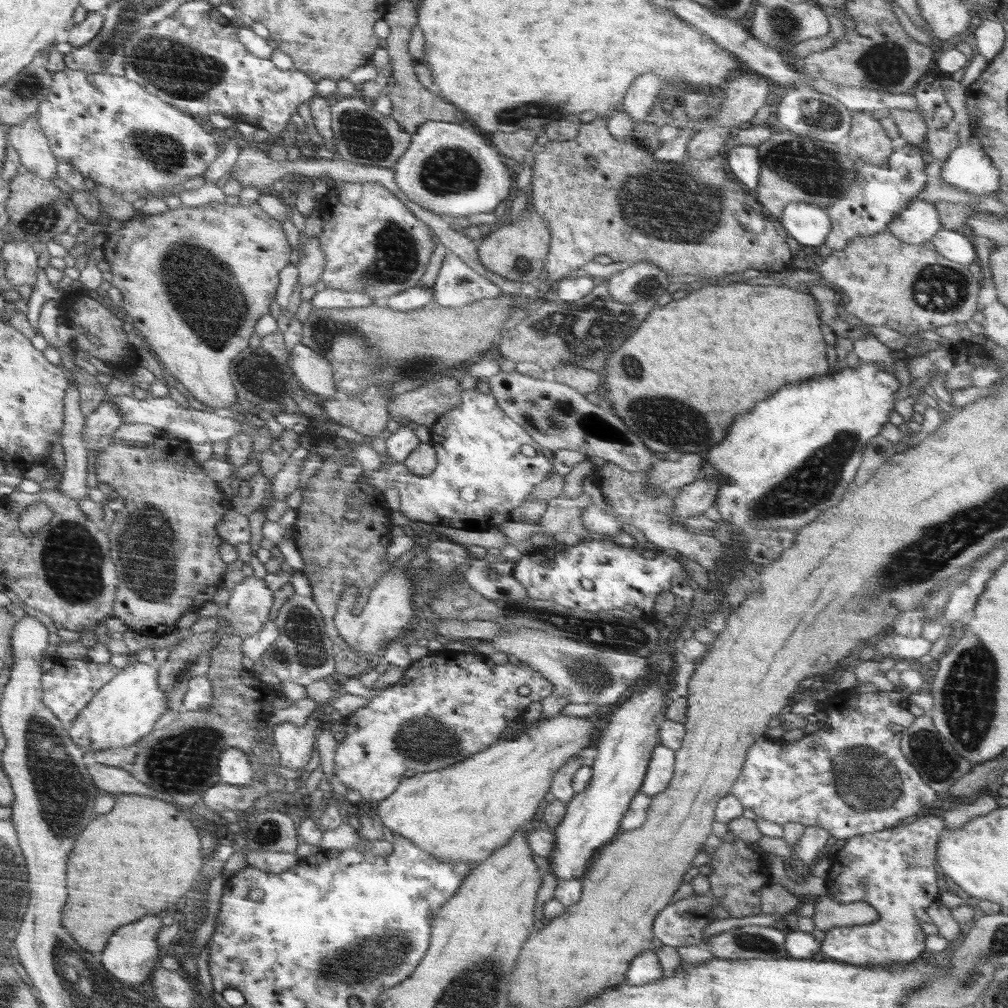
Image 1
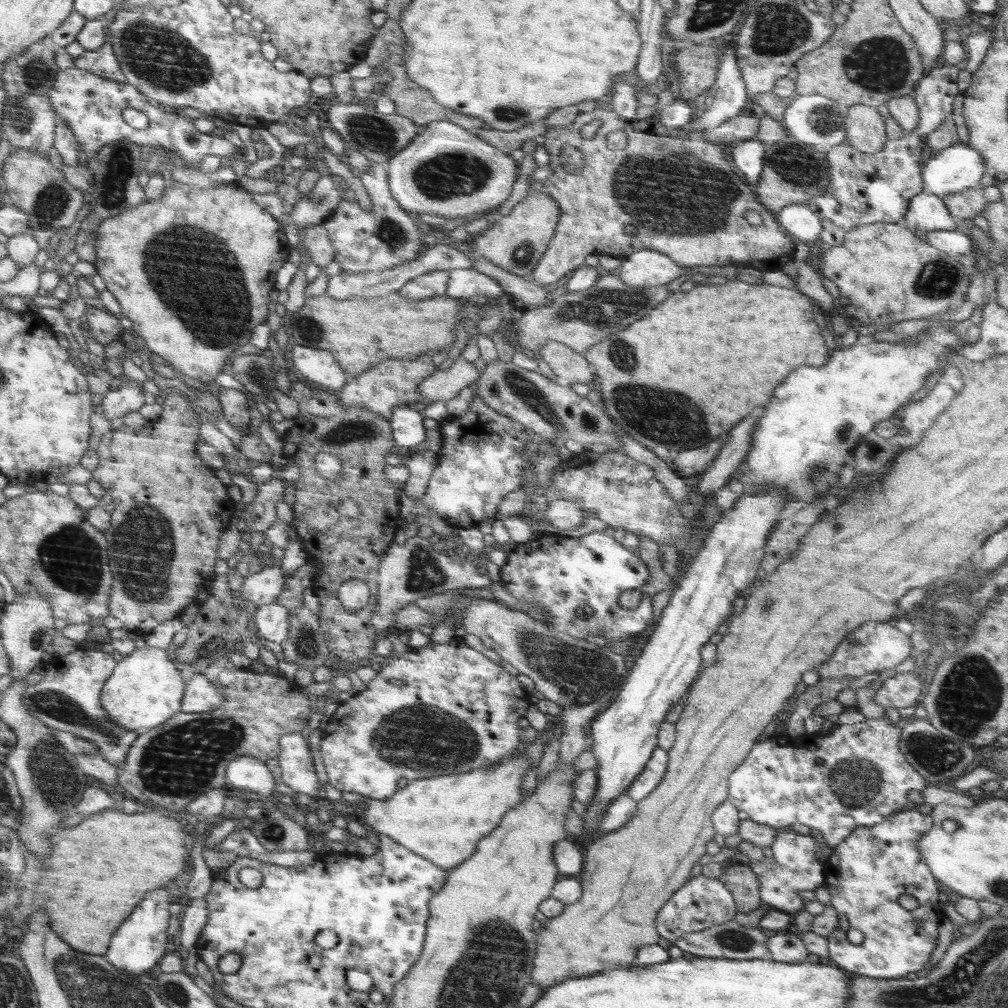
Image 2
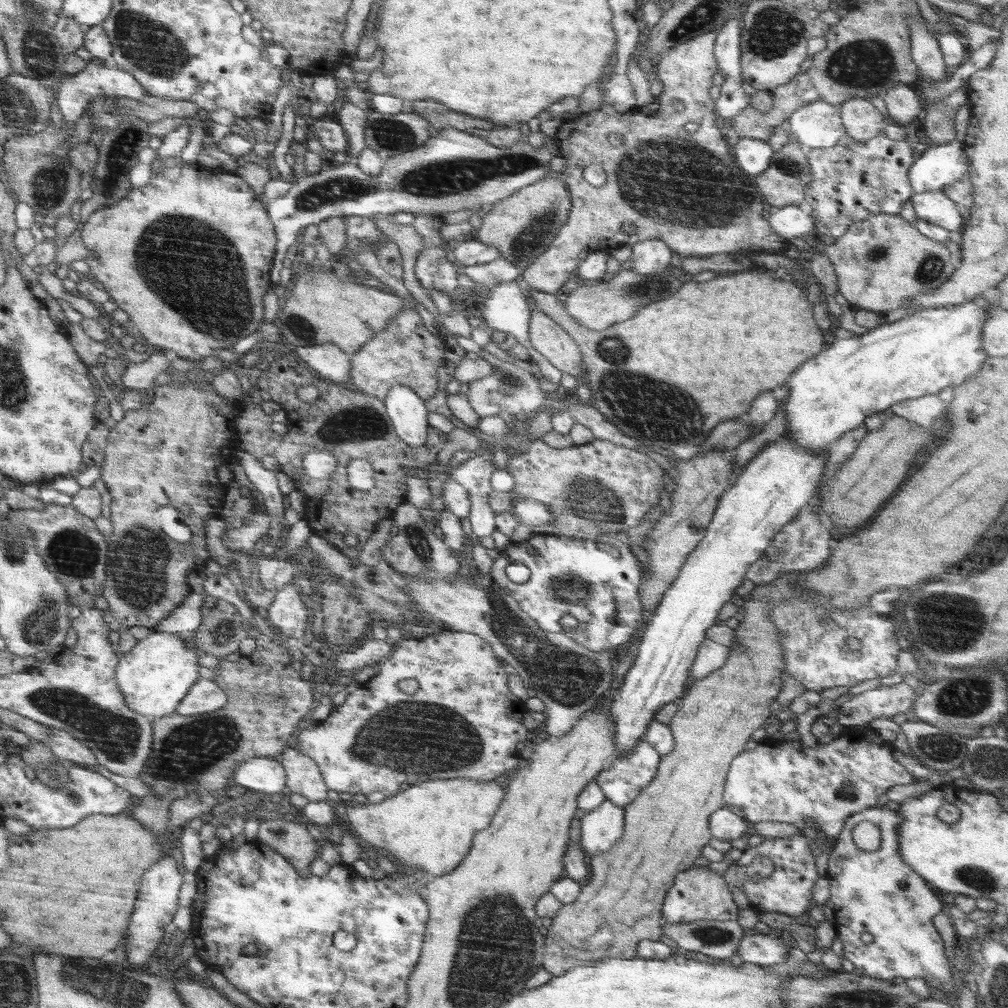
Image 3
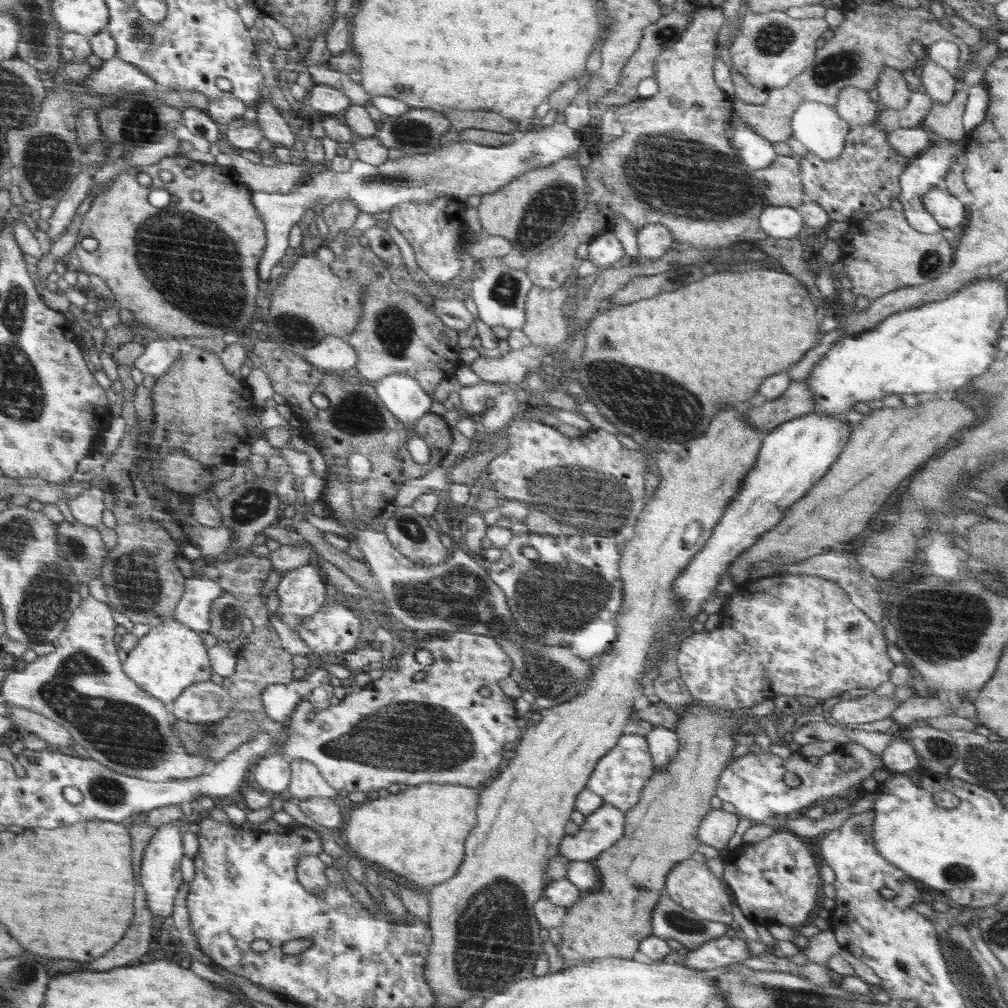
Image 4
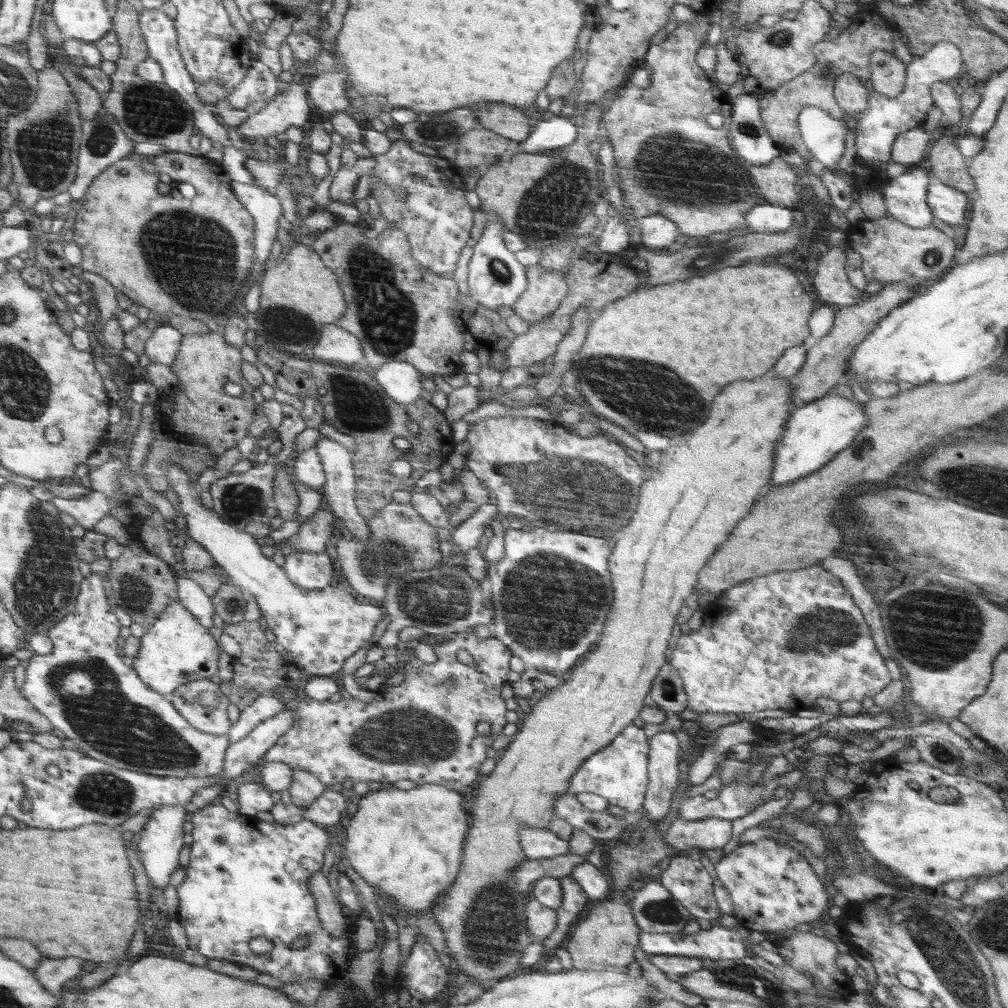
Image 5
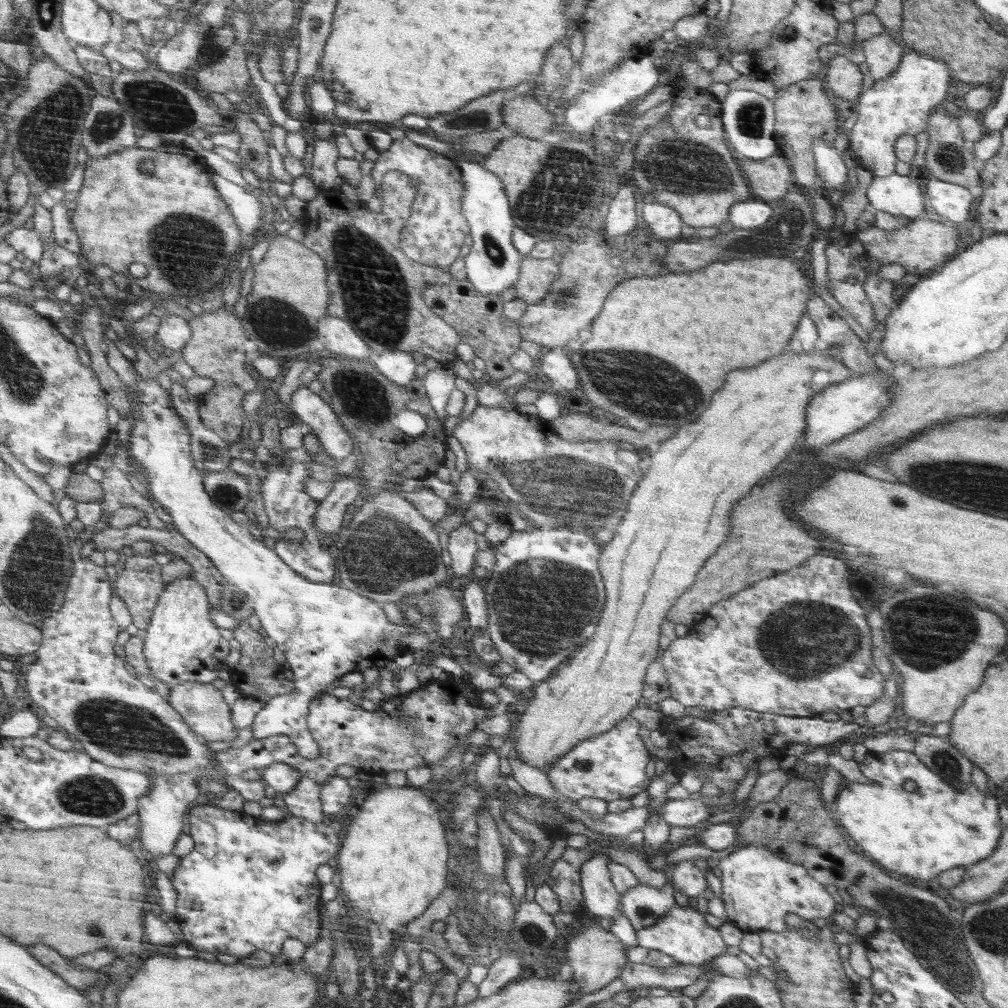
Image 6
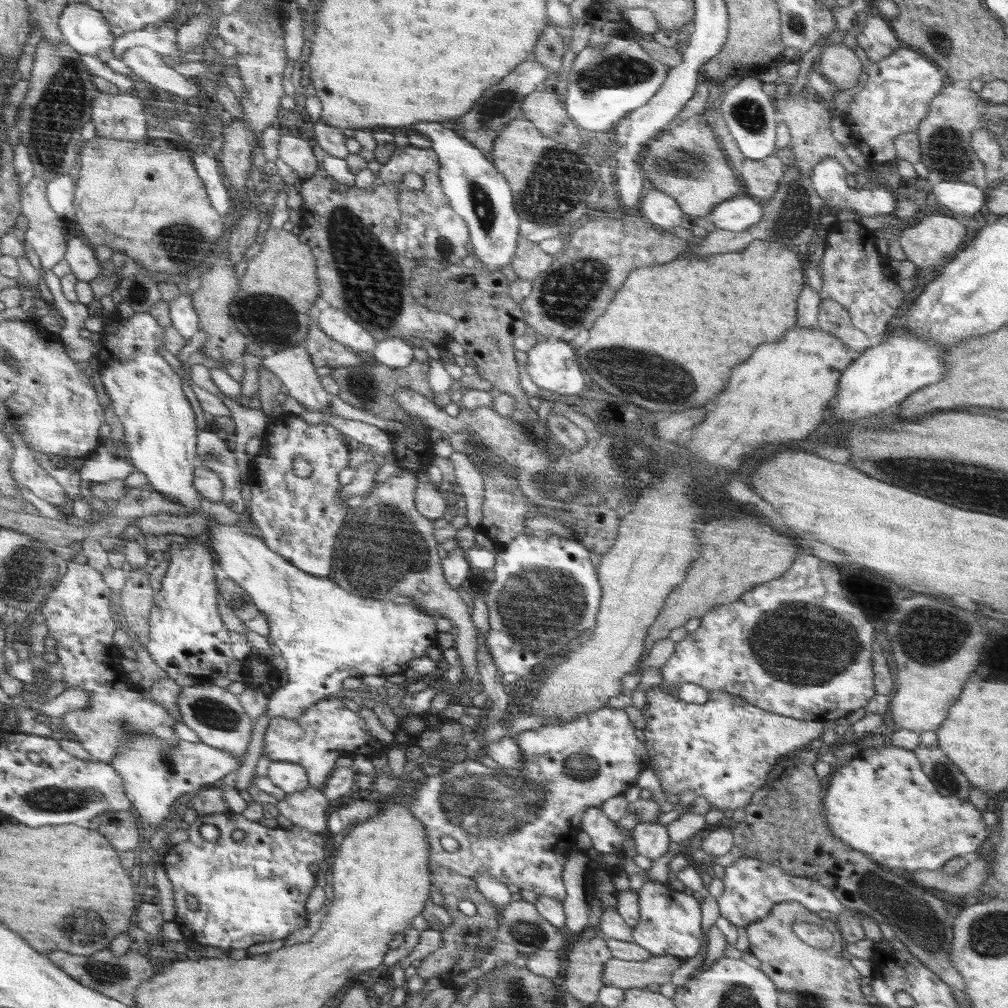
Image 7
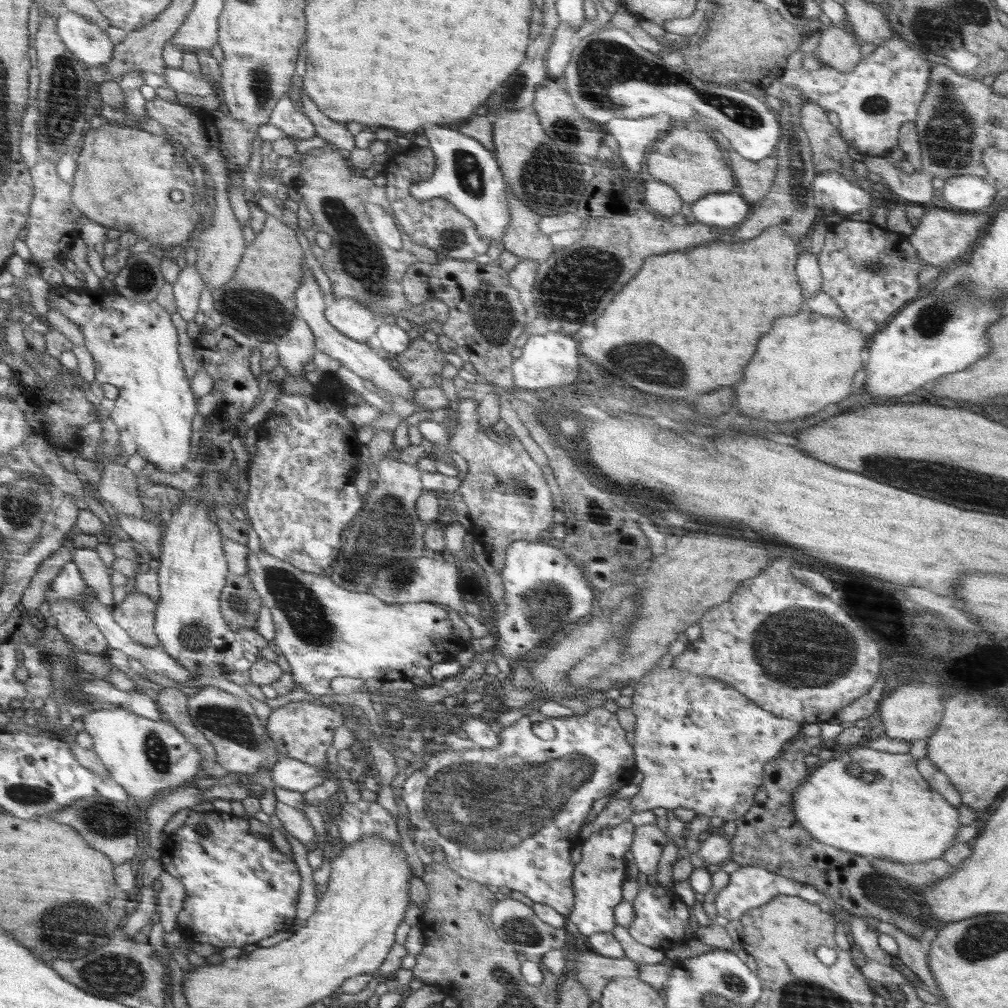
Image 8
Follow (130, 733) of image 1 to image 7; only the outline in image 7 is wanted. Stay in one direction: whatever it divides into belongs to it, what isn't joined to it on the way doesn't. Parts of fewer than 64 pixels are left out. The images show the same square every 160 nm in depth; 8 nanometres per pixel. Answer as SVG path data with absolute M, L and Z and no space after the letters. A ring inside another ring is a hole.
M192 541L172 546L167 551L169 562L161 589L149 619L151 629L145 644L151 659L181 688L209 684L212 678L226 676L232 662L230 636L218 614L214 559L204 543Z

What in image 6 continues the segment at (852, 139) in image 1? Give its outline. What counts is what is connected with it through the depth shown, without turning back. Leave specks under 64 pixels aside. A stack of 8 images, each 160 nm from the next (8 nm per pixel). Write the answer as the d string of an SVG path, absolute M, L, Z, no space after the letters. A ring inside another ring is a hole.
M836 55L826 64L827 90L832 97L854 102L861 95L863 74L857 64L843 56Z

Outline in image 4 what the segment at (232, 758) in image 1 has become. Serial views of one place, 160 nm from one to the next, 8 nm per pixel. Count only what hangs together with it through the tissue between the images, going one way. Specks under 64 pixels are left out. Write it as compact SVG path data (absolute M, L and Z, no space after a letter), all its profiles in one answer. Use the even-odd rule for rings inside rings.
M271 751L257 762L258 766L249 775L248 782L271 795L277 795L289 787L291 779L289 762L284 756L278 756Z

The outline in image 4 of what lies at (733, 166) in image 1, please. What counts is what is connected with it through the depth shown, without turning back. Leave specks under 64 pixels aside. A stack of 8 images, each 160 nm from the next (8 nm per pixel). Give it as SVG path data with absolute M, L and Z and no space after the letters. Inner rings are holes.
M741 118L738 120L736 130L731 131L732 147L738 150L743 162L750 168L766 168L777 157L773 143L756 134Z

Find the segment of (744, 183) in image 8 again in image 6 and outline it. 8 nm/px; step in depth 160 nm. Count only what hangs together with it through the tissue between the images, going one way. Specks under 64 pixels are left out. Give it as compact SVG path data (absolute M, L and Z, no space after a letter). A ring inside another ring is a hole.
M774 154L760 160L742 160L740 168L748 178L749 188L752 188L764 202L782 198L794 185L793 173L784 156Z

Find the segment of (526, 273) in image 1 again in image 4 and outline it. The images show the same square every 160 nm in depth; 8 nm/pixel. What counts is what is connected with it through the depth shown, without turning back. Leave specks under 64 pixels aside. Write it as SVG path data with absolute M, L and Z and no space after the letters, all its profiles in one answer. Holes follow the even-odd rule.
M577 152L546 168L535 168L535 170L525 172L494 194L481 195L481 204L477 208L480 229L485 231L485 235L506 238L512 243L514 253L522 254L529 259L541 255L542 251L559 242L573 228L580 212L583 212L588 204L586 198L589 191L586 192L588 188L586 188L587 184L583 177L584 166L578 163L576 157Z

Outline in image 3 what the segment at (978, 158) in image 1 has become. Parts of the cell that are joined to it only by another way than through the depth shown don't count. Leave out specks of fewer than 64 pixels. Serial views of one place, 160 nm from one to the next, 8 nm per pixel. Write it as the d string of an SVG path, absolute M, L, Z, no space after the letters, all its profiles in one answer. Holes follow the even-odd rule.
M954 139L946 144L932 144L924 152L918 153L908 176L913 194L916 194L924 191L942 191L945 186L954 184L968 172L969 160L964 152L964 143Z

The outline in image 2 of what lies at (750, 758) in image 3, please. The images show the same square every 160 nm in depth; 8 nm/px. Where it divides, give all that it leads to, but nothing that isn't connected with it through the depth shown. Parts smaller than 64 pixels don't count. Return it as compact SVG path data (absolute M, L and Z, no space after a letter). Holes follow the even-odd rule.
M885 715L879 719L865 719L860 724L831 726L825 732L810 735L804 740L784 734L758 741L730 775L727 800L759 824L774 828L802 824L816 829L822 833L828 846L834 848L845 841L856 827L872 827L890 815L911 807L907 800L908 792L926 788L925 779L899 752L900 734L901 730Z

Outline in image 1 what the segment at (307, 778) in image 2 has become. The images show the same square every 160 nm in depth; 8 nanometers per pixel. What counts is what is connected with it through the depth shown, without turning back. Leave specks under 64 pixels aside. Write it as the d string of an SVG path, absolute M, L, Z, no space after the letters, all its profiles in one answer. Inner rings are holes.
M292 722L278 724L274 728L274 742L280 753L281 765L292 771L304 771L316 748L318 732L312 732L312 722L297 726Z

